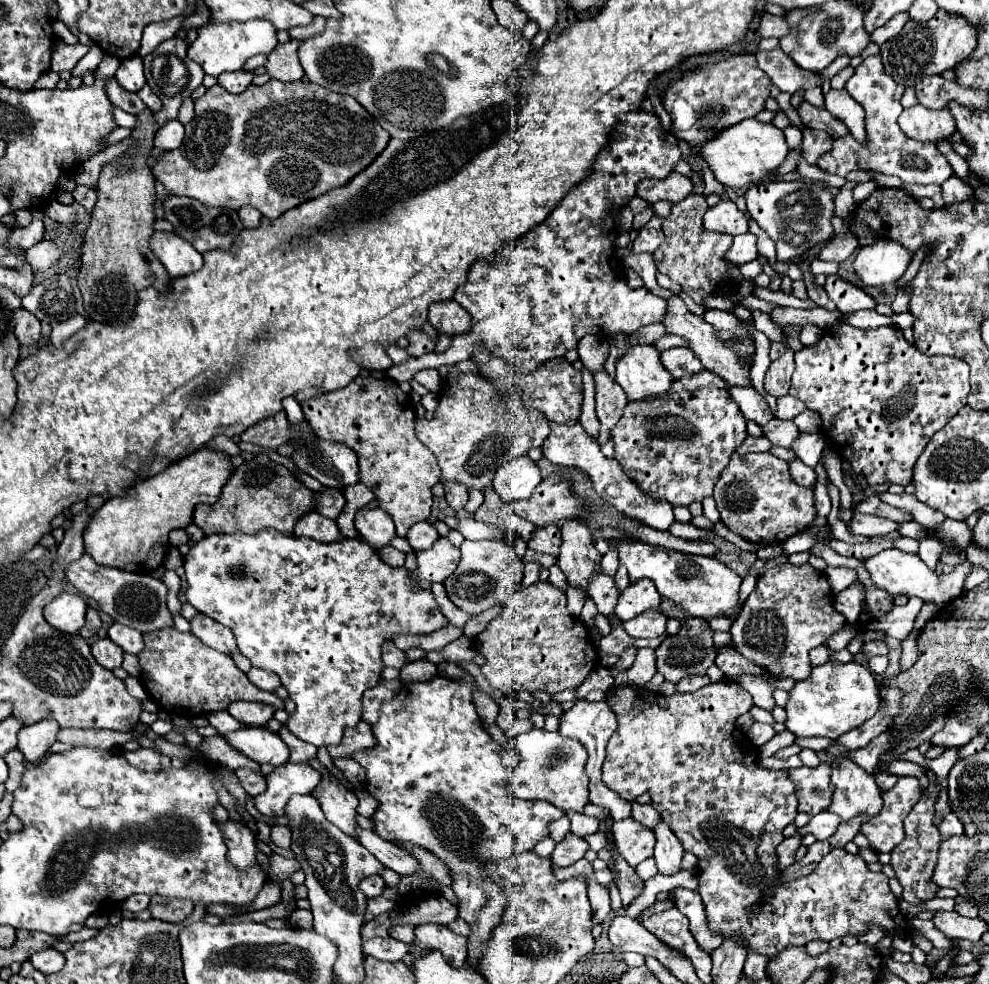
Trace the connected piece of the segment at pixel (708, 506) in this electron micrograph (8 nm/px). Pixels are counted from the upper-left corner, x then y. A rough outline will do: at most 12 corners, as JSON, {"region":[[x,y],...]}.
{"region":[[712,497],[702,501],[702,515],[712,523],[720,521],[716,503]]}

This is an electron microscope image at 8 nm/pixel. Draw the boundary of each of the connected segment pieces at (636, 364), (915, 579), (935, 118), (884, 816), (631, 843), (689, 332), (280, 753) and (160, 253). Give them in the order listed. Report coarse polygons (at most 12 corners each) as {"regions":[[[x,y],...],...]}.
{"regions":[[[652,345],[618,359],[628,401],[662,397],[674,379]],[[900,549],[864,561],[890,595],[938,607],[962,593],[972,563],[938,575]],[[904,109],[900,129],[916,141],[948,141],[956,131],[948,109]],[[916,777],[882,793],[878,817],[862,833],[878,853],[904,839],[904,819],[920,799]],[[632,817],[612,827],[616,851],[636,867],[652,857],[656,835]],[[680,295],[668,299],[664,329],[686,339],[706,371],[750,385],[750,367]],[[246,727],[224,735],[256,763],[284,765],[290,757],[278,733]],[[156,231],[150,249],[174,279],[202,267],[176,233]]]}

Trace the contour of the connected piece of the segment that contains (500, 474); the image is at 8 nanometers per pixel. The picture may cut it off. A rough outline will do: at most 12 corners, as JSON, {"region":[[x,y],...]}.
{"region":[[528,455],[502,465],[492,485],[504,503],[528,499],[542,475]]}

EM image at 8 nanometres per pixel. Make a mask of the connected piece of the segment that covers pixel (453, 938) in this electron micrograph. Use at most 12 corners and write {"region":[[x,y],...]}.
{"region":[[418,925],[410,955],[440,951],[466,963],[466,937],[446,925]]}

